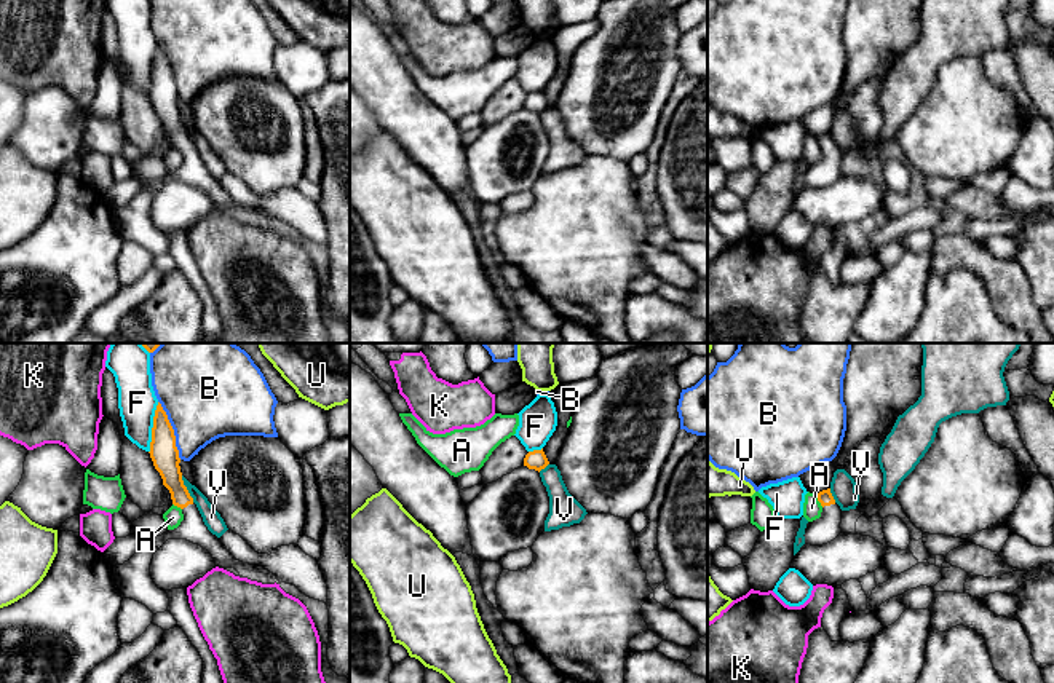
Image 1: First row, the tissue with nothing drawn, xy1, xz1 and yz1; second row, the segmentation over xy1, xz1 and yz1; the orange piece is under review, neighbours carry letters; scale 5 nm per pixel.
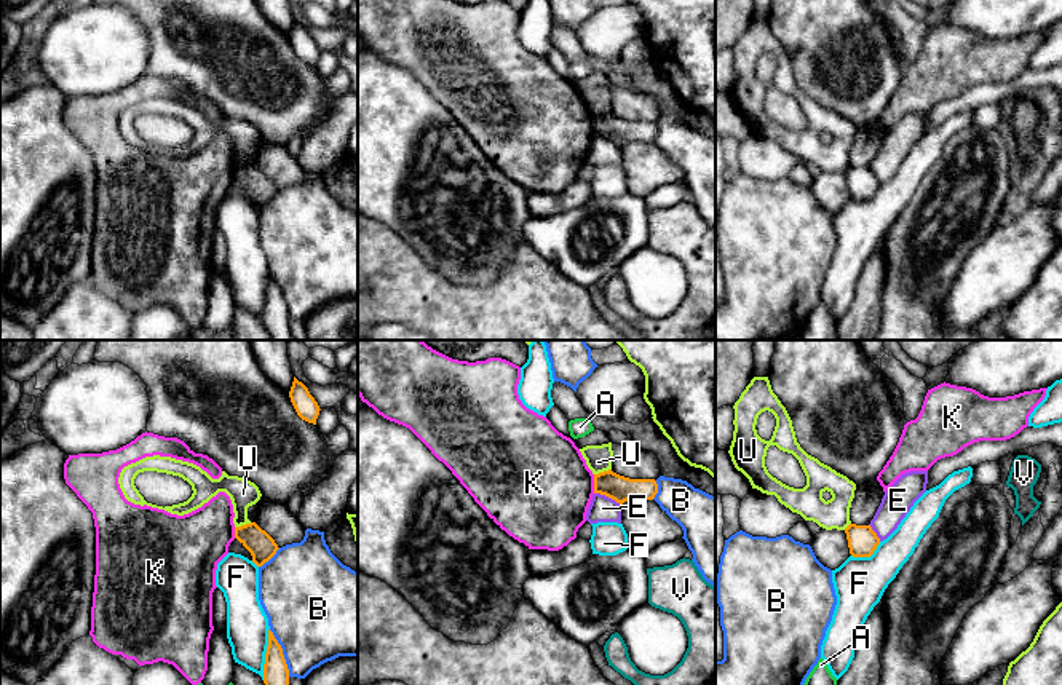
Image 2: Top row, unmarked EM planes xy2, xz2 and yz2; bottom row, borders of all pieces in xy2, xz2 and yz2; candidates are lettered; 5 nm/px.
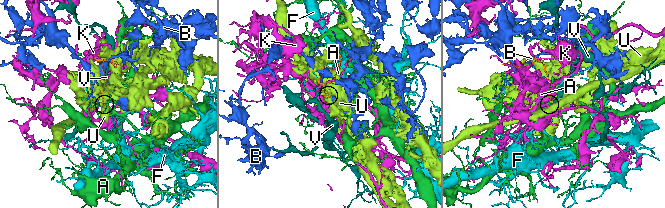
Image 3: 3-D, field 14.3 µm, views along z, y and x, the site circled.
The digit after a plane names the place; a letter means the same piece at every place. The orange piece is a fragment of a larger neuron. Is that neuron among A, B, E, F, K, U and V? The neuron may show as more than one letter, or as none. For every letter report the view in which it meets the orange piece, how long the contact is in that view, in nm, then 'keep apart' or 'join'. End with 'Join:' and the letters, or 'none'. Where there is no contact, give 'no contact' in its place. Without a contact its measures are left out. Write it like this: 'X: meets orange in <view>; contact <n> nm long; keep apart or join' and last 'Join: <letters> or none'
A: meets orange in yz1; contact 80 nm long; keep apart
B: meets orange in xy1; contact 320 nm long; keep apart
E: meets orange in xz2; contact 150 nm long; keep apart
F: meets orange in xy2; contact 260 nm long; keep apart
K: meets orange in xz2; contact 100 nm long; keep apart
U: meets orange in xz2; contact 90 nm long; keep apart
V: meets orange in xy1; contact 150 nm long; keep apart
Join: none

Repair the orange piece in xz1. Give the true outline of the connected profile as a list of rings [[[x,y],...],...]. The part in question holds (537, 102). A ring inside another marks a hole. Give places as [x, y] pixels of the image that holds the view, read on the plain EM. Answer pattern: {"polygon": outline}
{"polygon": [[[543,91],[541,93],[533,93],[529,94],[524,101],[524,109],[527,109],[529,112],[535,112],[535,113],[541,113],[549,107]]]}

